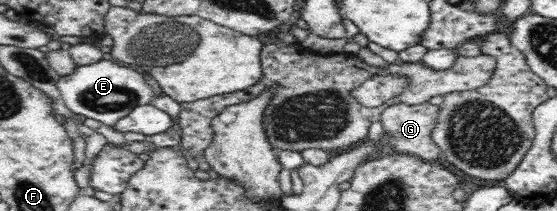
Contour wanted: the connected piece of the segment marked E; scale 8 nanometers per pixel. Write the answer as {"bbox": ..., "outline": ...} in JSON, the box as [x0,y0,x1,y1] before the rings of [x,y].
{"bbox":[57,57,154,129],"outline":[[[110,57],[97,63],[77,66],[73,73],[62,75],[57,80],[58,93],[63,105],[73,113],[96,119],[114,129],[115,122],[125,117],[134,107],[151,104],[154,99],[153,87],[146,77],[134,68],[125,67]]]}

